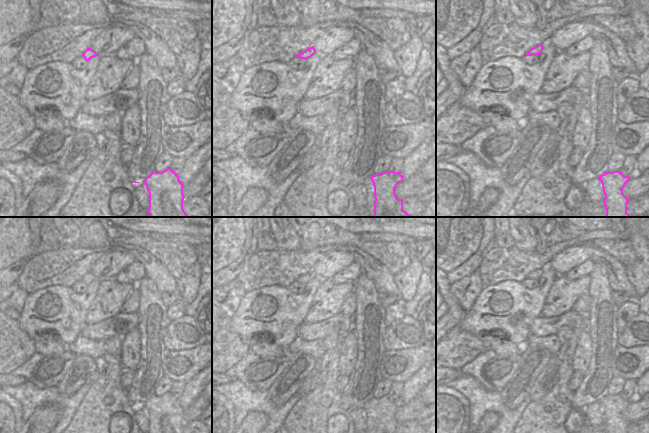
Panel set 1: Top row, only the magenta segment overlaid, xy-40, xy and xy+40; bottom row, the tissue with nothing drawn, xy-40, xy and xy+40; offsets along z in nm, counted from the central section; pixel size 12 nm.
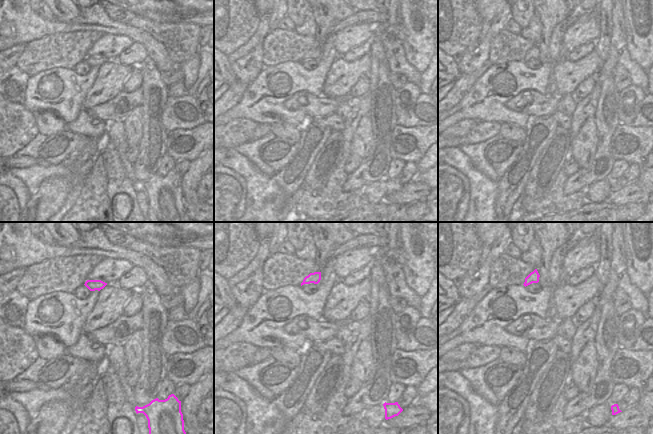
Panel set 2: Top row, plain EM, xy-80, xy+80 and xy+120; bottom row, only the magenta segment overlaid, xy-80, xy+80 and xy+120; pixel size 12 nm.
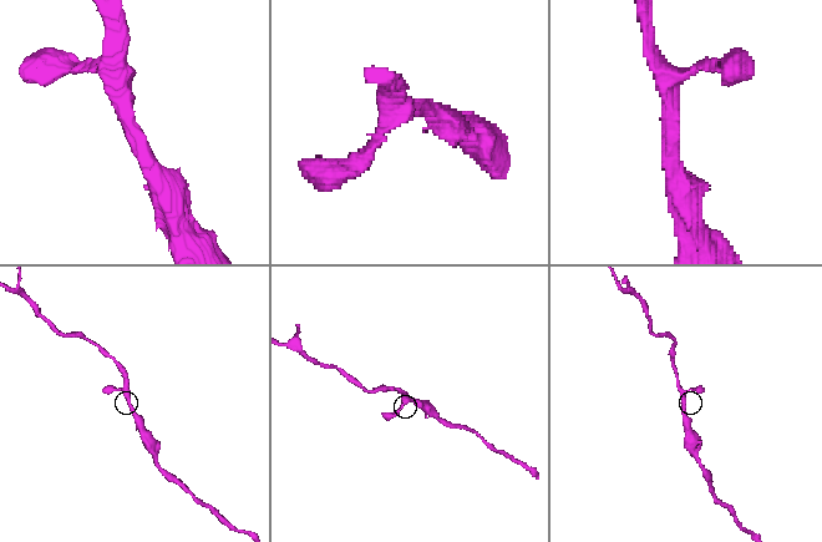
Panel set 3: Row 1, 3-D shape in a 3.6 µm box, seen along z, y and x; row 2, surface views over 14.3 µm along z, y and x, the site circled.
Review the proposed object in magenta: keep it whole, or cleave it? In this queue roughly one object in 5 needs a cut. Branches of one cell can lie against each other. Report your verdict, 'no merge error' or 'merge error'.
no merge error

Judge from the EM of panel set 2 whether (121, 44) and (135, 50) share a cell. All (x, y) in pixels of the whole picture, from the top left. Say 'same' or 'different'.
different

